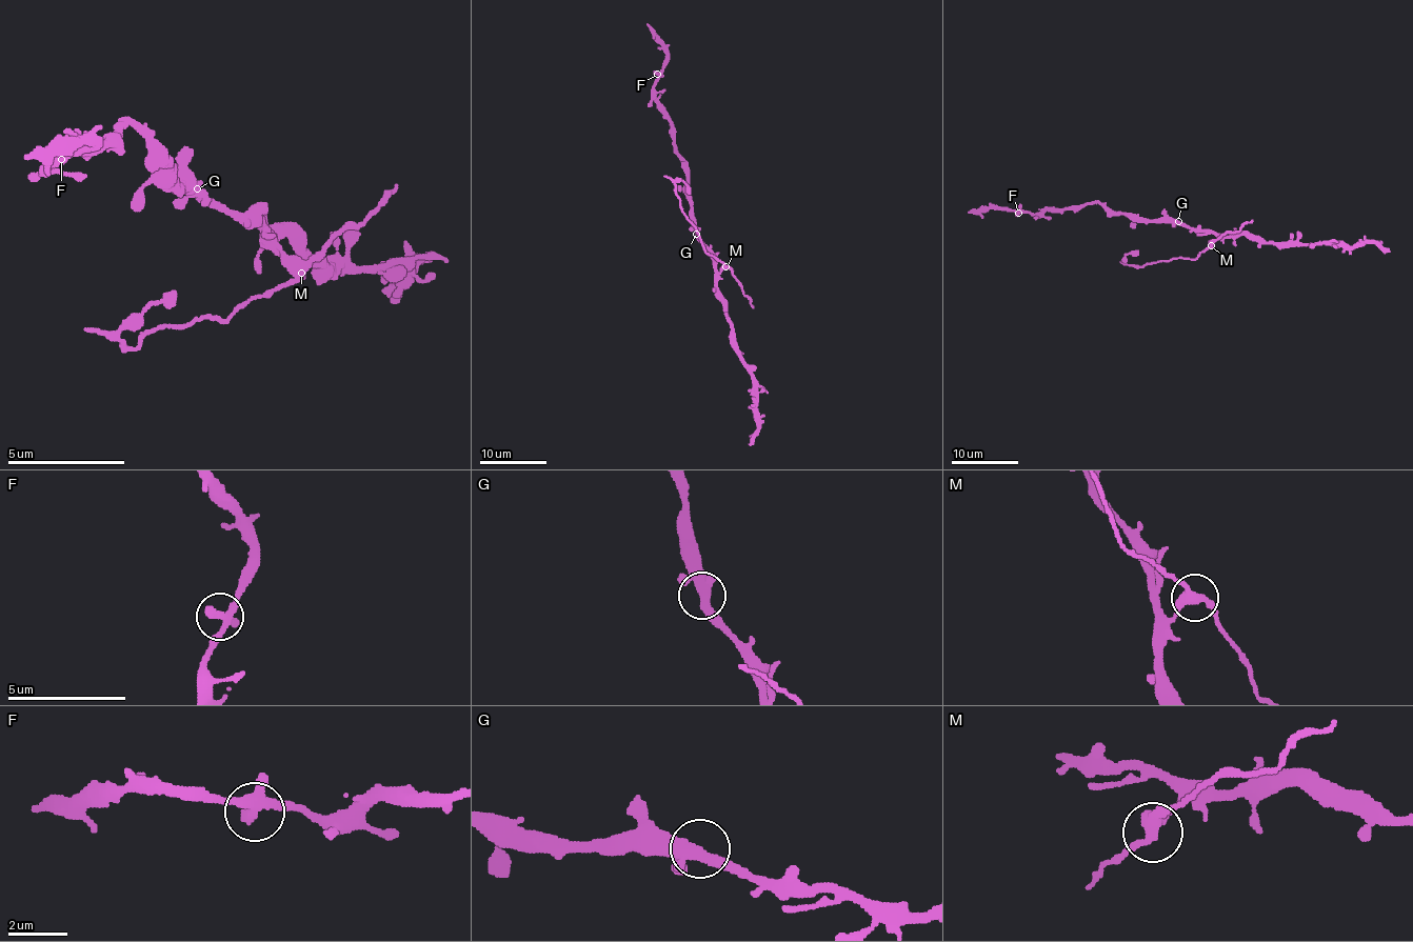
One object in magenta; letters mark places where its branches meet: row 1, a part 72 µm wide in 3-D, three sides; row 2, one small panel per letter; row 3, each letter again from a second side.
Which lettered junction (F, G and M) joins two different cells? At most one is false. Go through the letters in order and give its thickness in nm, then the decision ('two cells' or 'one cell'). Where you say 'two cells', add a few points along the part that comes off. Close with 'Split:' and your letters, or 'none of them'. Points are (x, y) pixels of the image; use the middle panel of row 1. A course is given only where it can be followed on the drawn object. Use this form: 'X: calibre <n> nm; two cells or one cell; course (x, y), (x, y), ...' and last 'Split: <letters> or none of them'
F: calibre 320 nm; one cell
G: calibre 360 nm; one cell
M: calibre 360 nm; two cells; course (727, 267), (704, 251), (696, 226), (682, 212), (674, 183), (681, 180), (690, 193)
Split: M

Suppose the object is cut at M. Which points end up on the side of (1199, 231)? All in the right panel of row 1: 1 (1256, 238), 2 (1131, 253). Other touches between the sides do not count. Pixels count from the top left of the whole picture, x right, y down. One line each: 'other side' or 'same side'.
1: same side
2: other side

